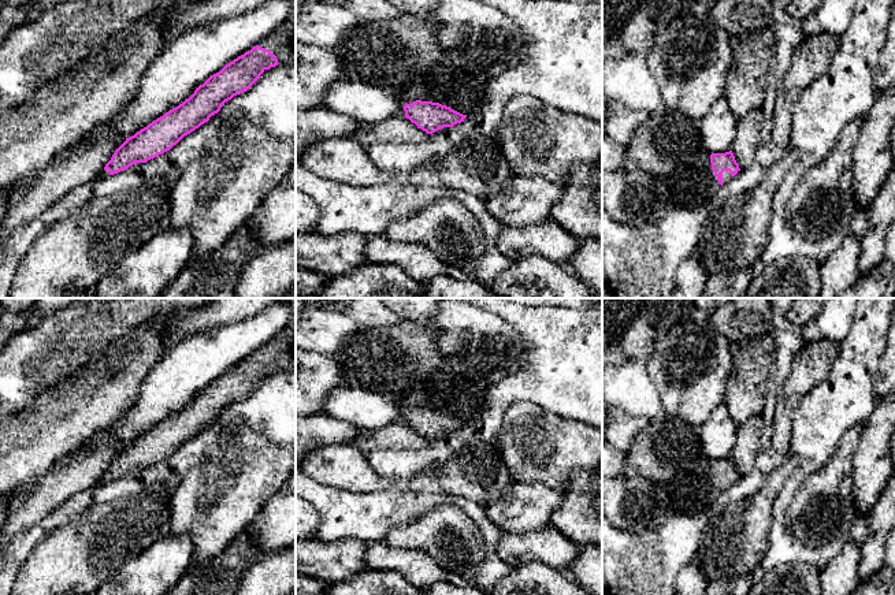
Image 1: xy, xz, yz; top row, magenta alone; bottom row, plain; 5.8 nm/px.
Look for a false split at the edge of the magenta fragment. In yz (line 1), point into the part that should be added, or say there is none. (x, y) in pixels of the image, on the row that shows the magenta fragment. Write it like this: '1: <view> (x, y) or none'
1: none

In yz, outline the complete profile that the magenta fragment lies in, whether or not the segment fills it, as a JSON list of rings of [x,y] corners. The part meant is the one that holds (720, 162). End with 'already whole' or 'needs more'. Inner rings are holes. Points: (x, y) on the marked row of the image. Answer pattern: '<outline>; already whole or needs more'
[[[732,150],[725,153],[712,153],[710,155],[712,170],[717,176],[718,183],[723,186],[723,172],[729,171],[735,176],[740,168],[735,160]]]; already whole

